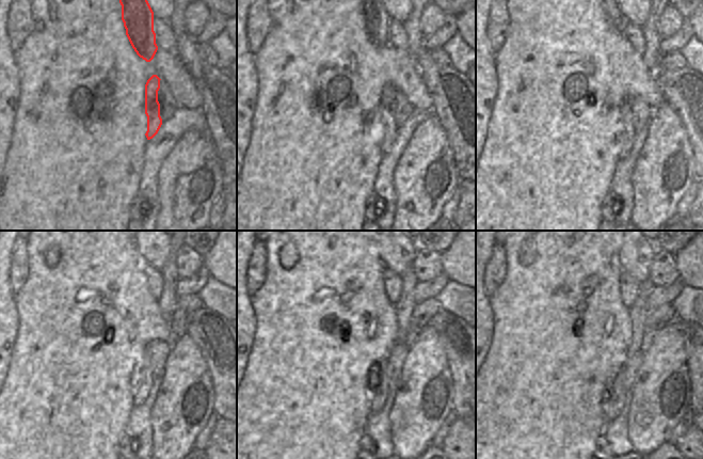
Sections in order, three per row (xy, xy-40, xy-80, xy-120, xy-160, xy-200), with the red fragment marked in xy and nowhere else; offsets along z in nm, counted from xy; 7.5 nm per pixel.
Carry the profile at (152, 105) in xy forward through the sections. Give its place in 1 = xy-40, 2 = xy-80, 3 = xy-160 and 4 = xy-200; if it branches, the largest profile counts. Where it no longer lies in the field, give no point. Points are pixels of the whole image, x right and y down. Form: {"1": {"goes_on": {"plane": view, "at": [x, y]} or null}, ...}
{"1": {"goes_on": {"plane": "xy-40", "at": [390, 128]}}, "2": {"goes_on": {"plane": "xy-80", "at": [625, 110]}}, "3": {"goes_on": {"plane": "xy-160", "at": [377, 381]}}, "4": {"goes_on": {"plane": "xy-200", "at": [613, 397]}}}

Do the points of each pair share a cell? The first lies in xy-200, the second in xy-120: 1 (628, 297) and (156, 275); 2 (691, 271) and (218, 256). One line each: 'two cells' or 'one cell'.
1: one cell
2: one cell

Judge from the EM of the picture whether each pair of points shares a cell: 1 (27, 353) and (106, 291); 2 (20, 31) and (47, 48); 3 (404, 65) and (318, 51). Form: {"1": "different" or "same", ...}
{"1": "same", "2": "different", "3": "same"}

